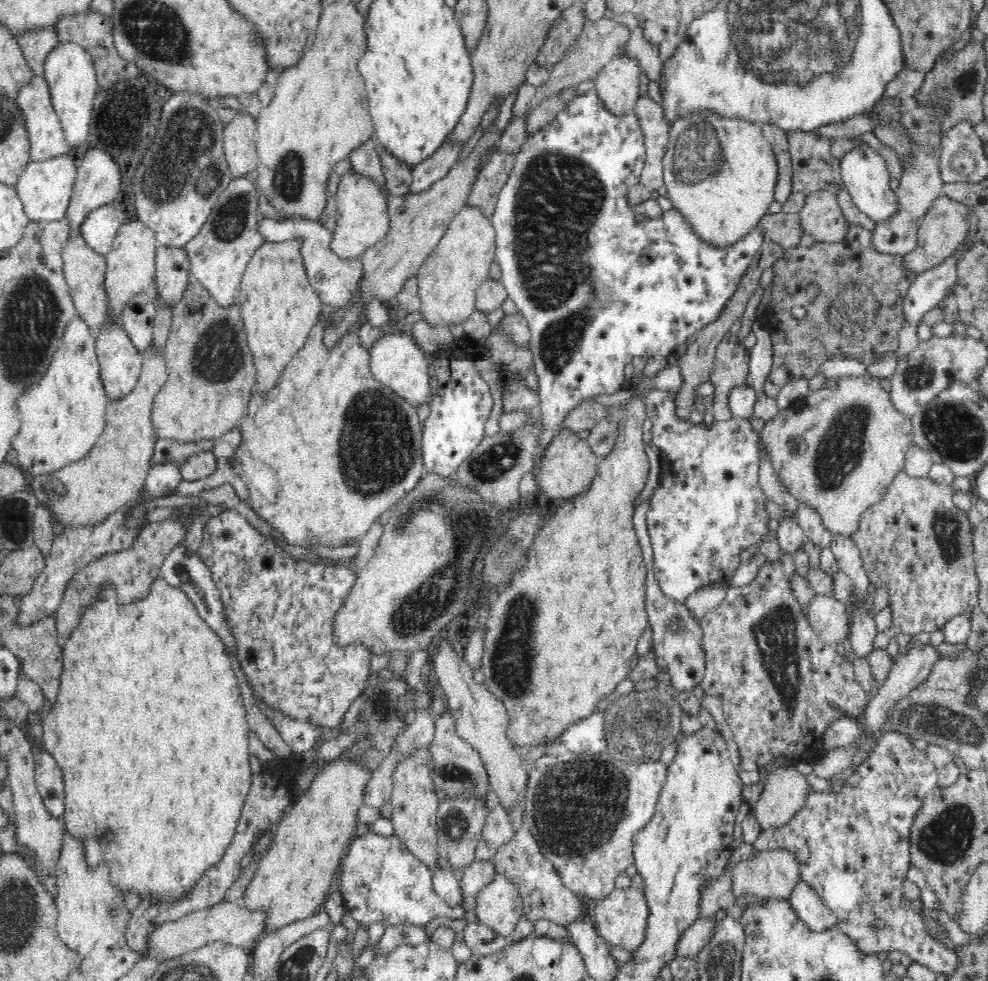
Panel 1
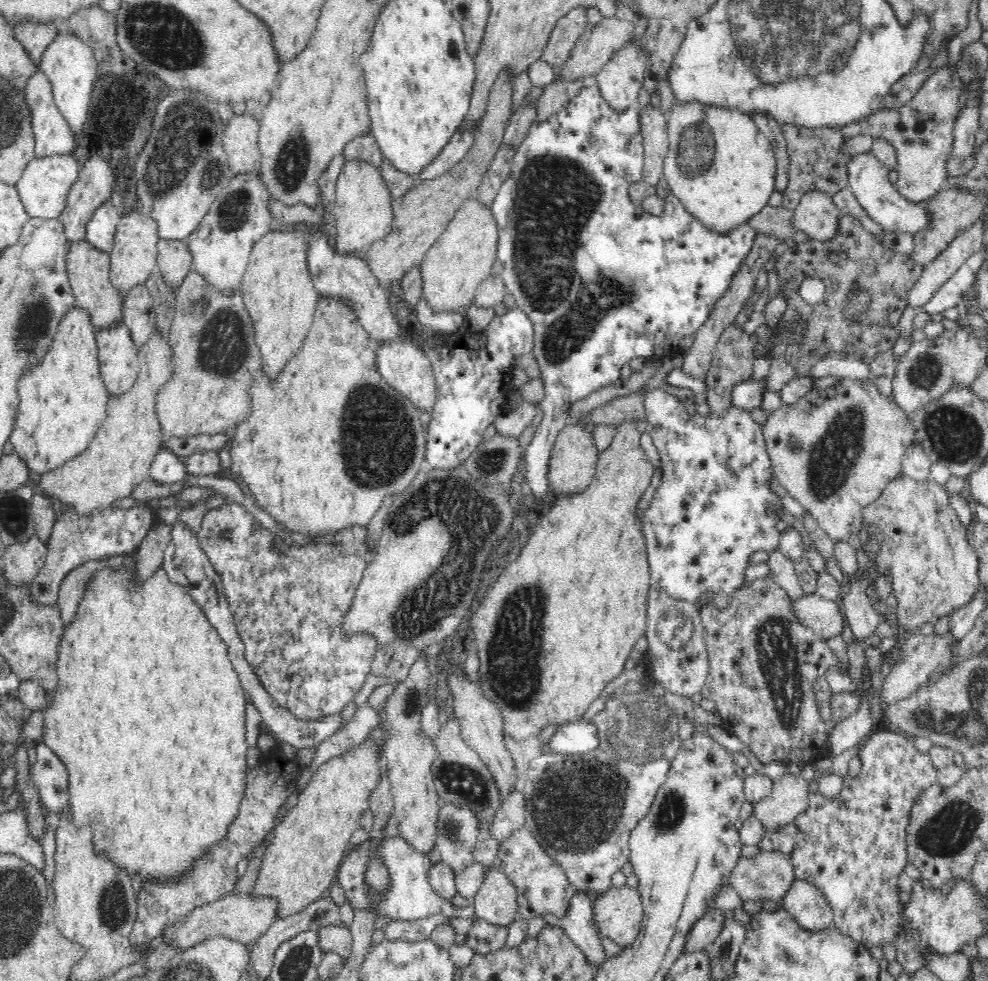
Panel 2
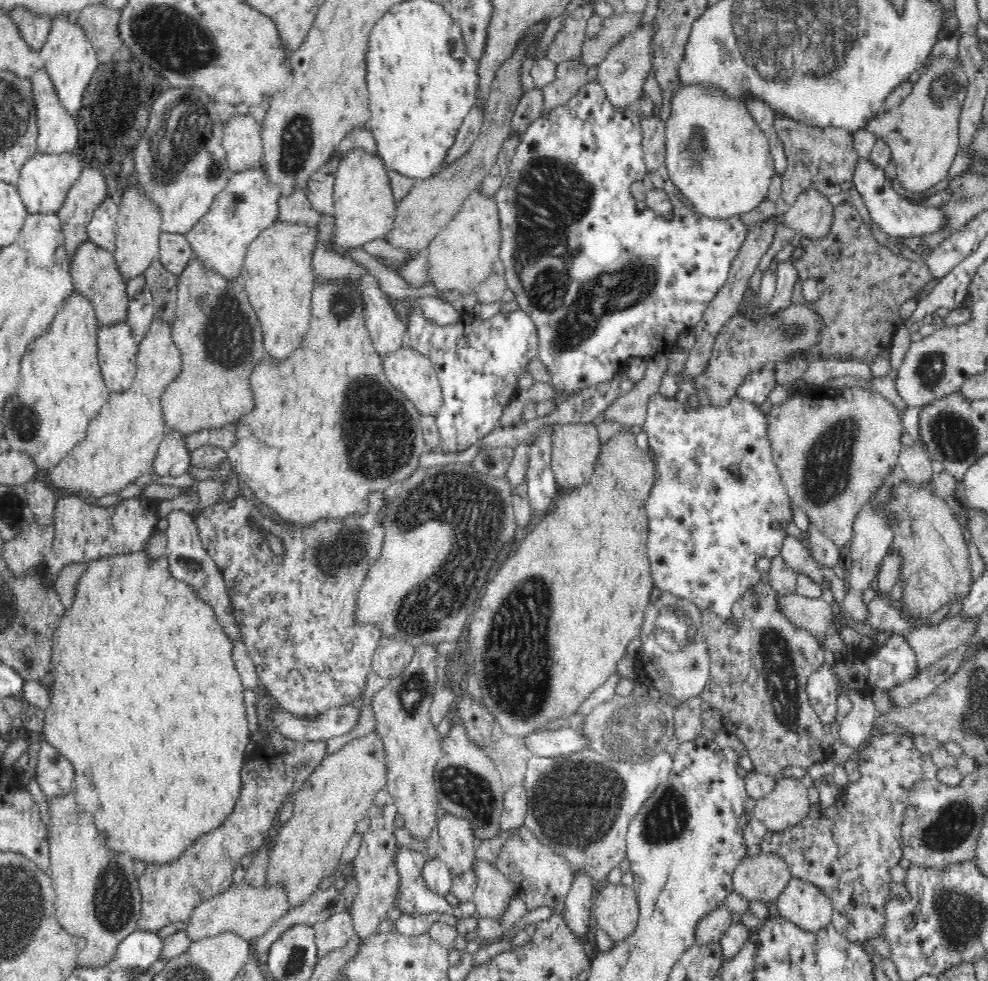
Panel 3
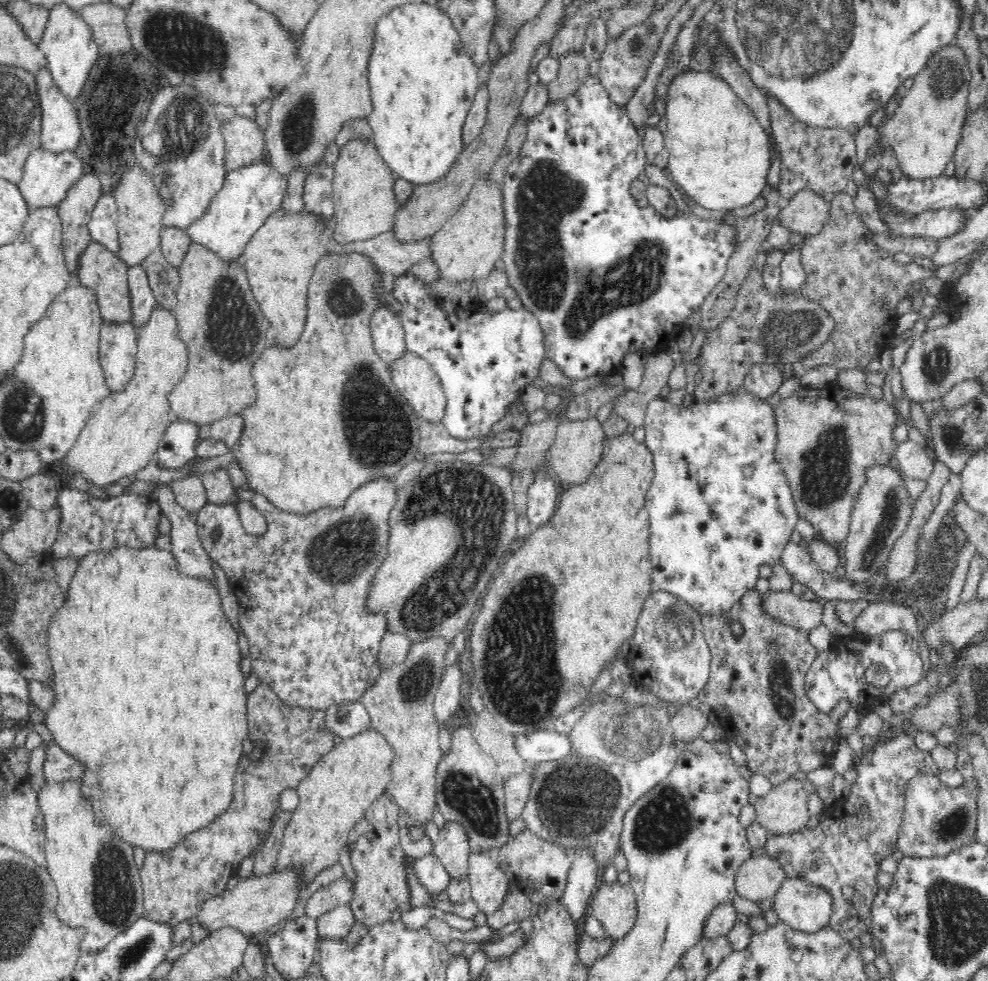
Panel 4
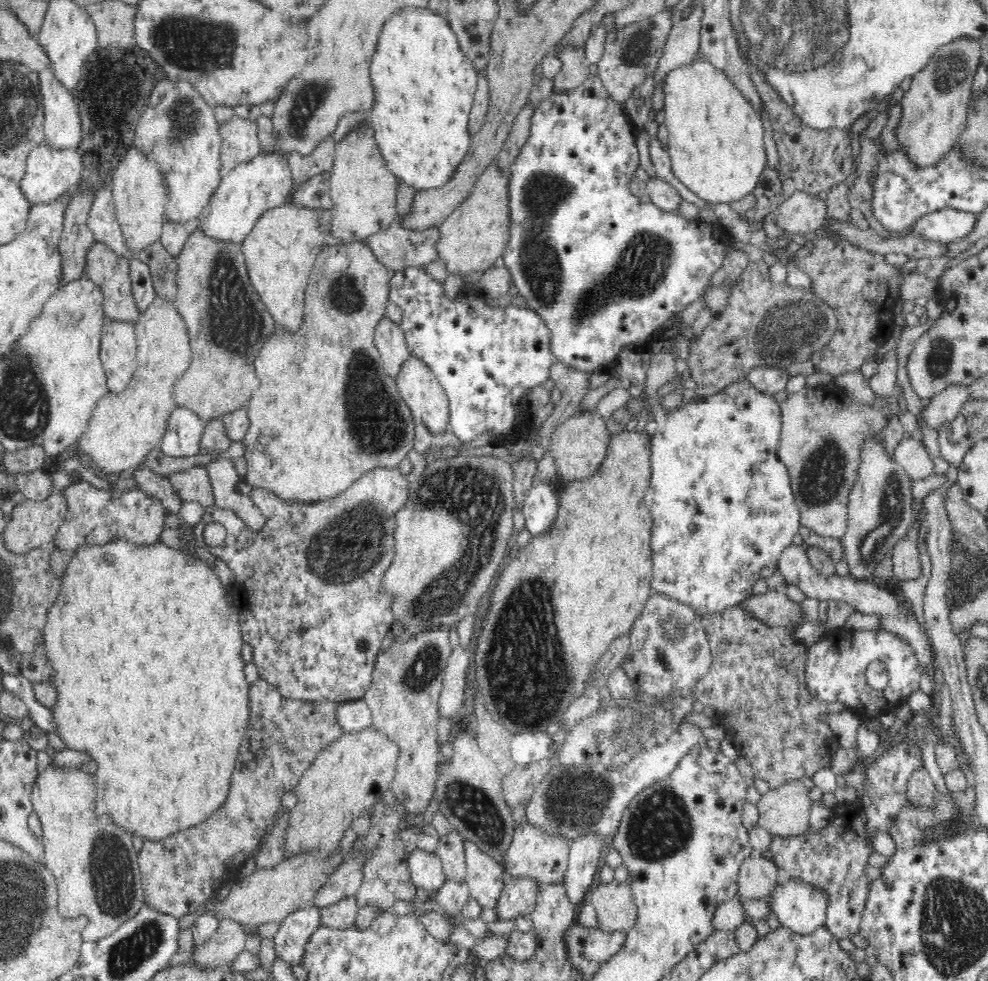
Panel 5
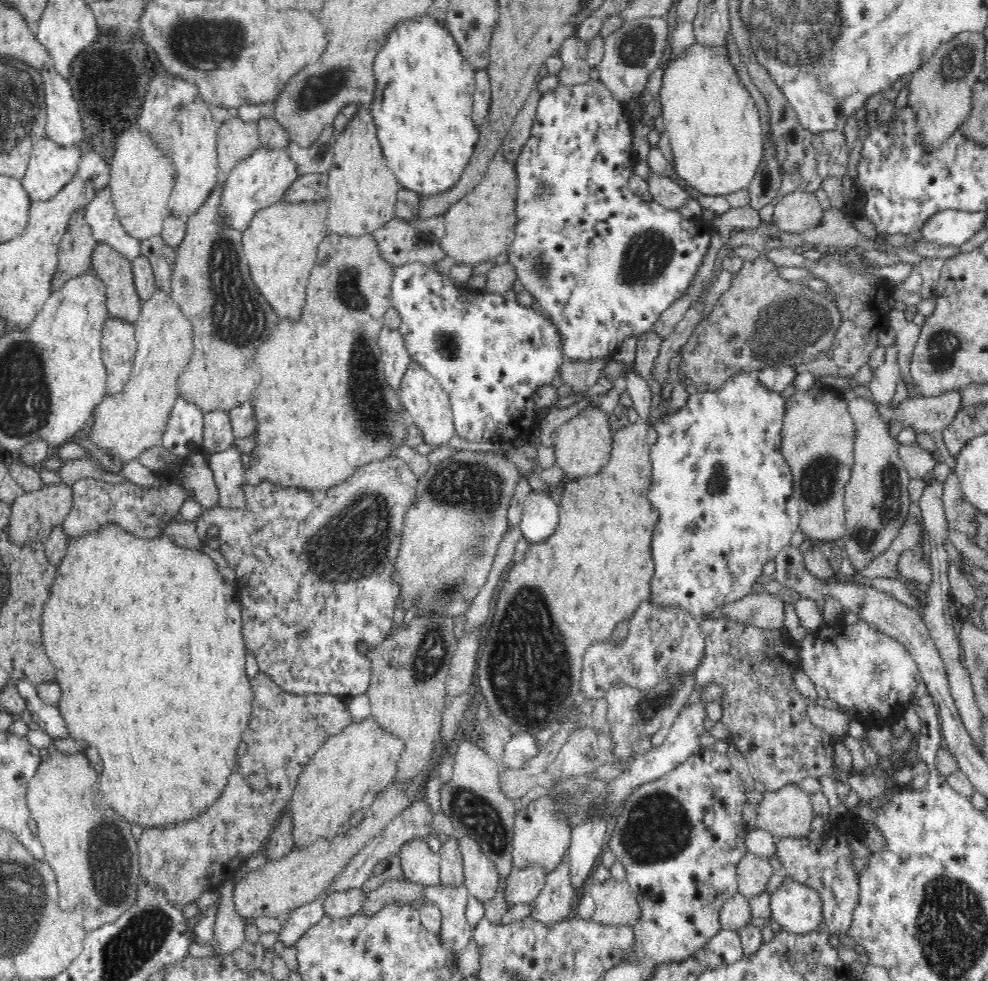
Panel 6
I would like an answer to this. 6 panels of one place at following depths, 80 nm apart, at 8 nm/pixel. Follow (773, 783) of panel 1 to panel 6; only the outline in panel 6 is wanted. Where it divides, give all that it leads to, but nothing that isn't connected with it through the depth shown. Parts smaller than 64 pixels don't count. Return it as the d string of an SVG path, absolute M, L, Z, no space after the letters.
M786 786L776 792L764 792L762 801L757 805L756 828L769 832L776 840L782 838L804 838L810 834L814 820L810 795L799 786Z

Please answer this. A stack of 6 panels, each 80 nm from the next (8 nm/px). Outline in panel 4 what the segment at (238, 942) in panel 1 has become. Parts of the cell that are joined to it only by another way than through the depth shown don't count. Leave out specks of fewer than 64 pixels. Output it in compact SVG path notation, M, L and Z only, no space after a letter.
M288 866L284 869L273 869L262 876L252 875L246 880L240 880L232 890L226 890L222 895L204 902L193 921L201 922L211 933L224 926L232 926L248 937L266 932L272 926L284 923L292 914L294 904L300 900L305 876L301 868L306 867Z

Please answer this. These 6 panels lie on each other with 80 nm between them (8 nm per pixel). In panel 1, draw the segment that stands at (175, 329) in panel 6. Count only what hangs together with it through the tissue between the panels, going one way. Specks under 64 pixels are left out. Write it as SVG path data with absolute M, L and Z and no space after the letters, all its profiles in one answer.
M154 343L140 354L141 371L135 388L123 398L109 402L104 431L89 453L53 473L35 476L30 482L28 489L37 503L53 512L56 525L97 523L141 496L159 440L152 423L154 400L168 381L169 369L163 348L160 351Z

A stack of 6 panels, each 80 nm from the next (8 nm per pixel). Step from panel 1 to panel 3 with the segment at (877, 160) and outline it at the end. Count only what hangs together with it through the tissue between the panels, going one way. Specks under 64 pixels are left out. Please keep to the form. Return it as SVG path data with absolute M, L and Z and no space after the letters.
M858 159L853 184L862 196L873 222L876 222L890 237L899 237L906 241L912 237L918 240L928 234L938 234L940 230L944 230L948 226L948 215L946 215L944 207L926 208L916 206L908 199L904 199L896 184L886 178L884 170L876 168L869 159Z

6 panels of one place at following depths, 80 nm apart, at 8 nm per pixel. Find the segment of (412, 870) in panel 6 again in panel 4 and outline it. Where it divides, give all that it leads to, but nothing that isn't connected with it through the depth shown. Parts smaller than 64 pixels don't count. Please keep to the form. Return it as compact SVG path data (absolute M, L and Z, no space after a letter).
M432 854L414 859L414 877L424 886L428 894L439 895L448 886L450 877L440 860Z

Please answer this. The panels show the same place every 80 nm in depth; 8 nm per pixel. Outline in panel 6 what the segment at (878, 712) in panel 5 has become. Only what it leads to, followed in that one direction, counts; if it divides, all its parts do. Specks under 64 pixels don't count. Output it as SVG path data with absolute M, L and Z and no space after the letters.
M858 618L850 624L822 626L798 642L799 669L815 684L820 698L846 706L867 727L893 725L902 718L922 677L903 644Z

